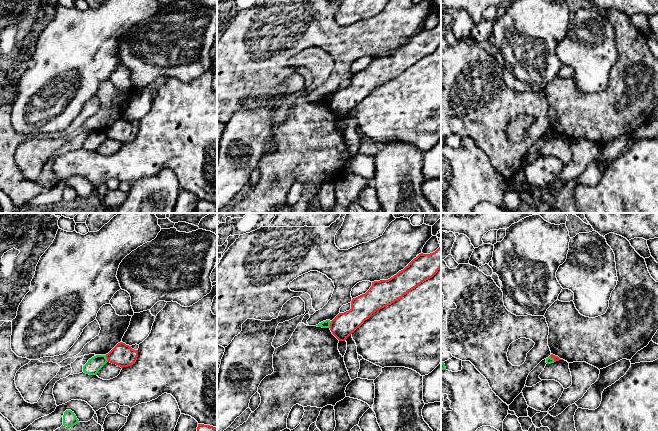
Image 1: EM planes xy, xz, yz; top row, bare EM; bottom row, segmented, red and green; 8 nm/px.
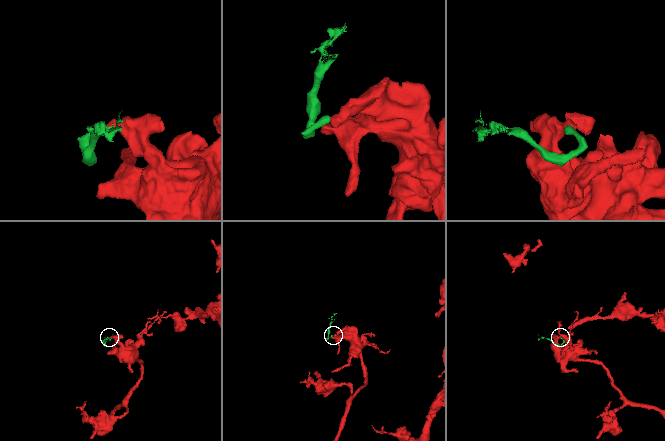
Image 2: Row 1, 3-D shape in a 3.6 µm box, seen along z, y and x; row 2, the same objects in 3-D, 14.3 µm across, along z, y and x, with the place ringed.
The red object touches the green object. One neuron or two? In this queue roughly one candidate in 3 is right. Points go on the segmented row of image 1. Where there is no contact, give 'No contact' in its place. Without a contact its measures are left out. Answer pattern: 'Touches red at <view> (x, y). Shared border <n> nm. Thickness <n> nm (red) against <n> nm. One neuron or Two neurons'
Touches red at xy (106, 357). Shared border 60 nm. Thickness 180 nm (red) against 120 nm. Two neurons

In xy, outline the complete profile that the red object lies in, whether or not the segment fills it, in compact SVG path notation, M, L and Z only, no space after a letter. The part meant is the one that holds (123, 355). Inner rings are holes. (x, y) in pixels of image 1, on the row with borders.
M123 342L118 343L108 354L106 354L107 361L123 367L133 365L138 357L138 350L134 350L131 346Z

